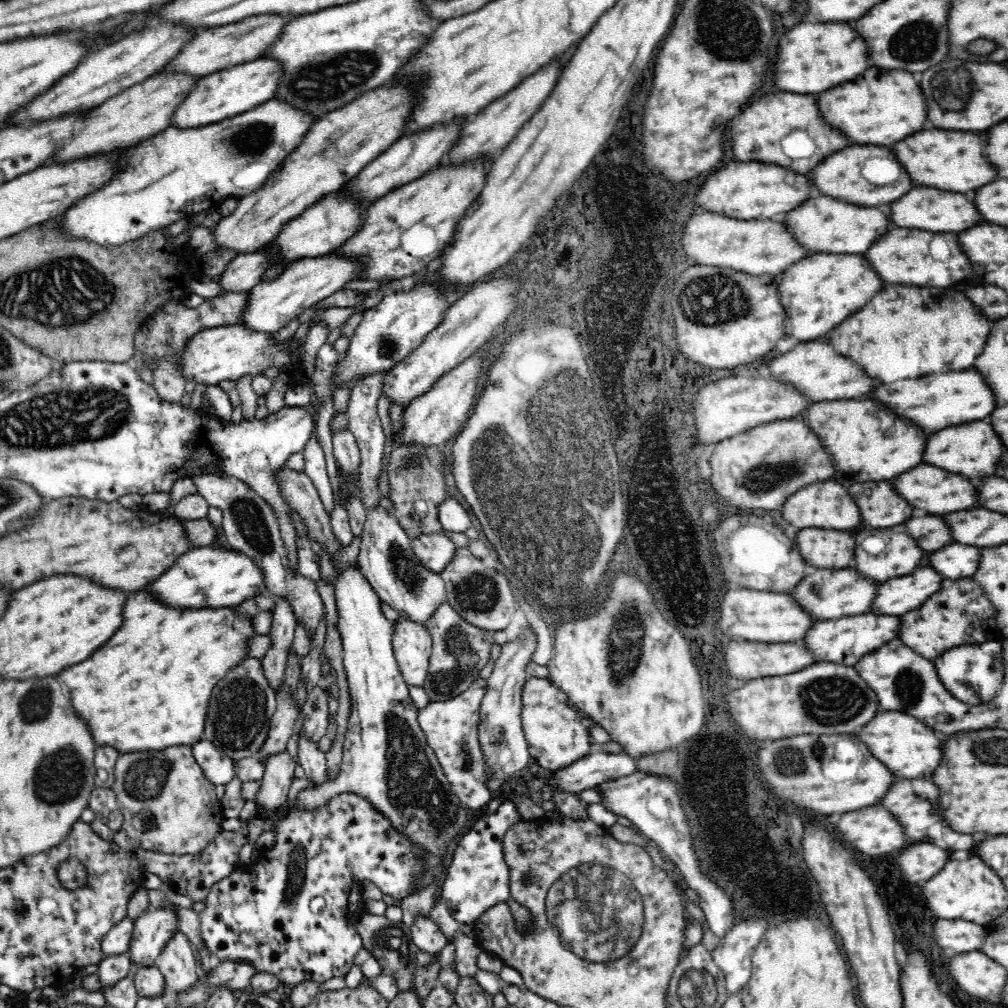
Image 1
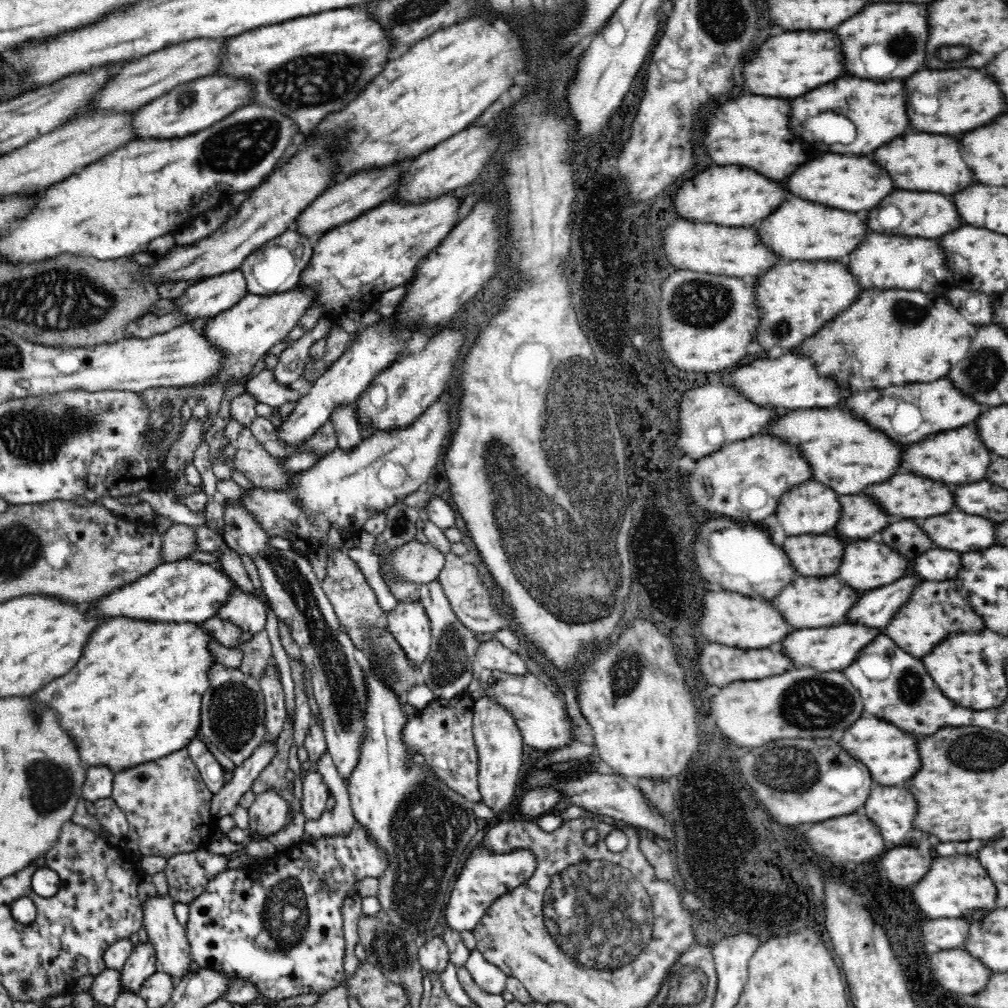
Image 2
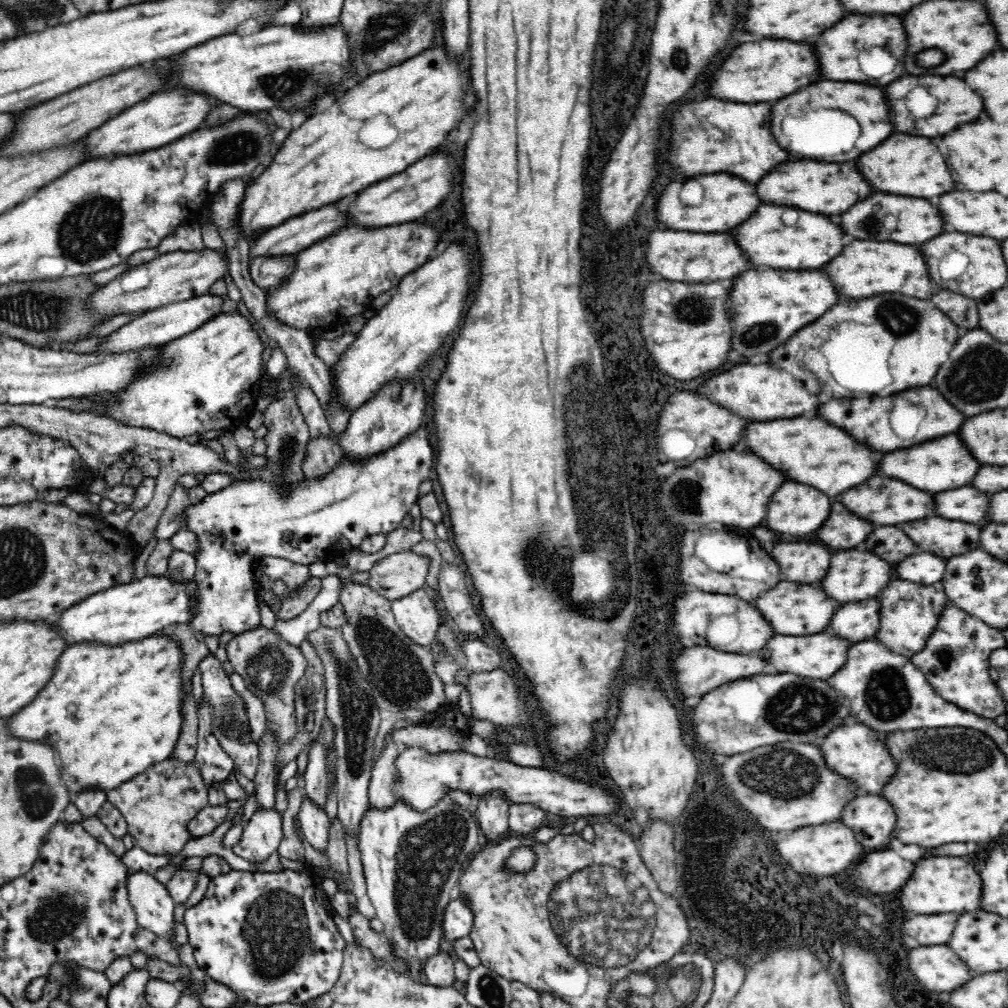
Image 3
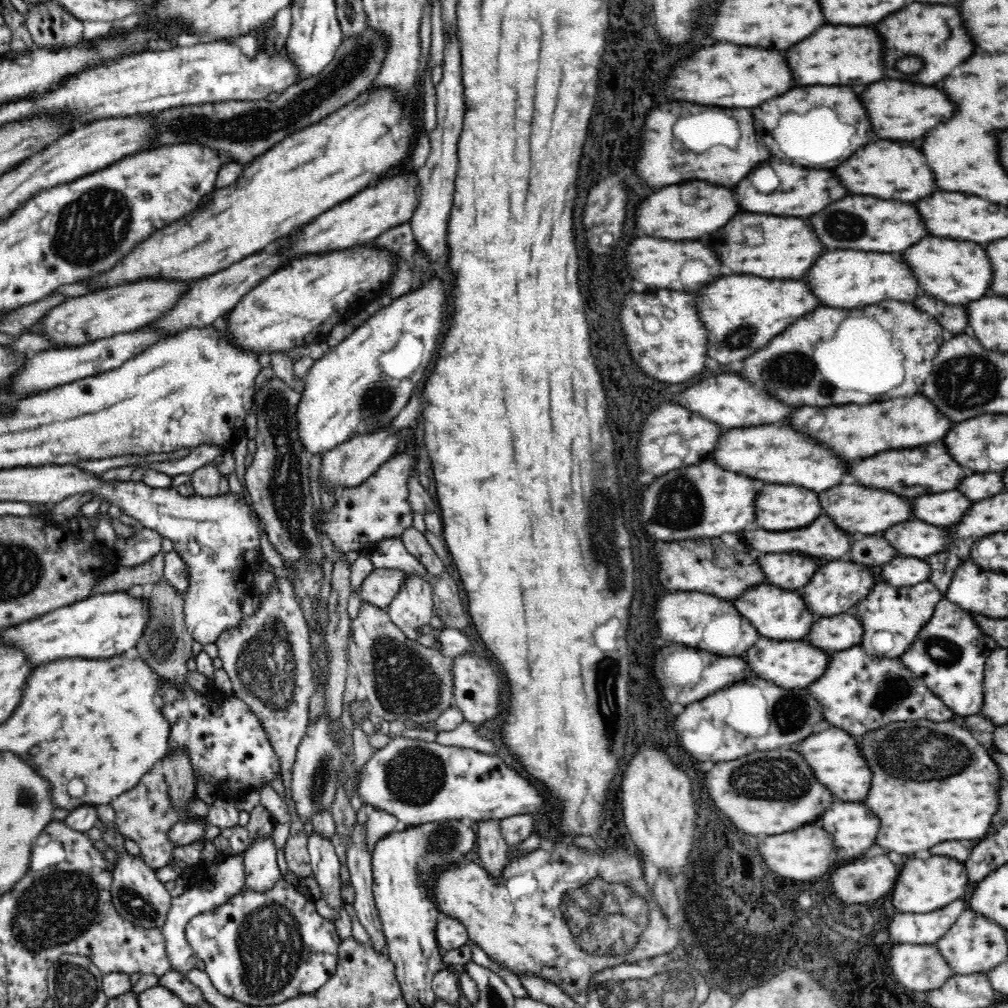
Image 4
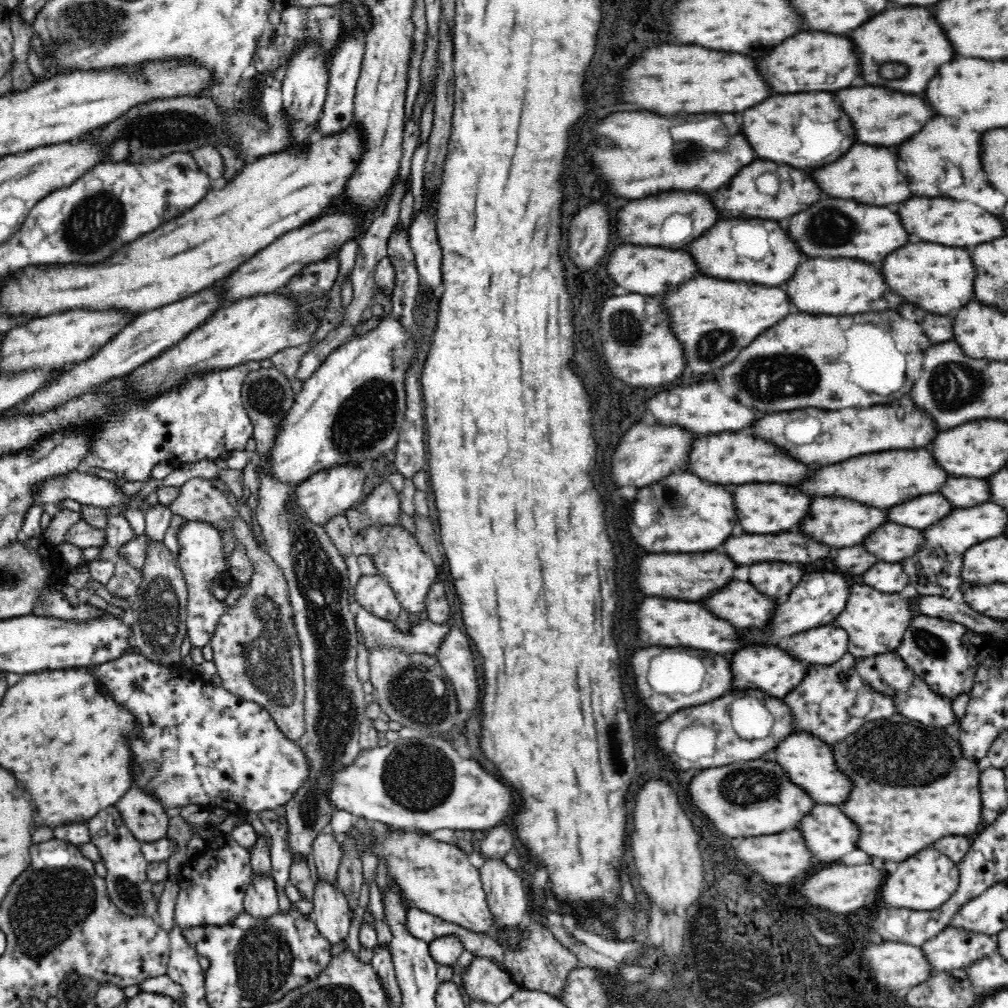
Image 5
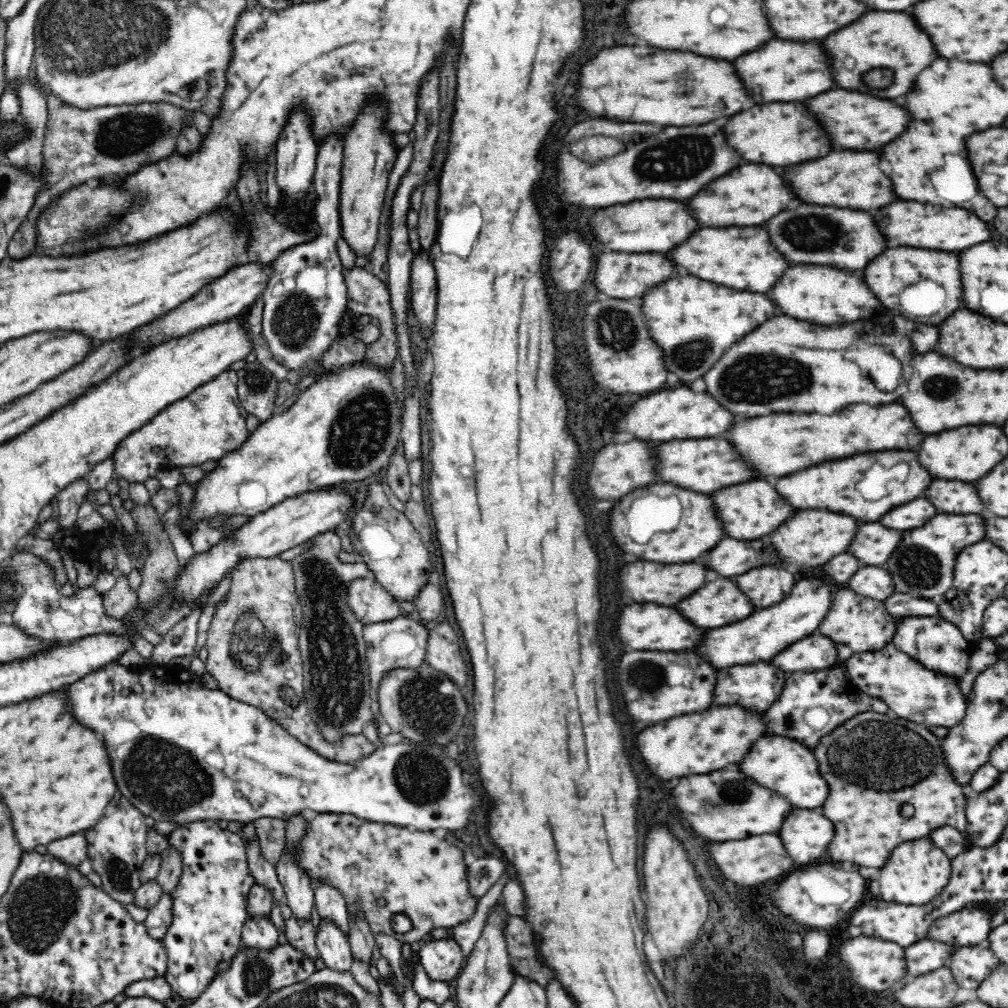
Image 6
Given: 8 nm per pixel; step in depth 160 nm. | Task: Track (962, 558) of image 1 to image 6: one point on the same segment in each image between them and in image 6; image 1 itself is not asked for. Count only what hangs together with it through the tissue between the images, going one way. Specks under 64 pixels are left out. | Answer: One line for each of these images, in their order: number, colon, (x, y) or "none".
2: (935, 565)
3: (925, 568)
4: (902, 571)
5: (886, 577)
6: (873, 582)

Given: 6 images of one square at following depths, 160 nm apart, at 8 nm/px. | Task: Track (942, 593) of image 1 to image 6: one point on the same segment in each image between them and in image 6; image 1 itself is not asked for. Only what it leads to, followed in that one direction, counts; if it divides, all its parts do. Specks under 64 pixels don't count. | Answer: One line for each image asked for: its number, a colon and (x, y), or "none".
2: (935, 610)
3: (909, 612)
4: (899, 613)
5: (875, 622)
6: (855, 624)

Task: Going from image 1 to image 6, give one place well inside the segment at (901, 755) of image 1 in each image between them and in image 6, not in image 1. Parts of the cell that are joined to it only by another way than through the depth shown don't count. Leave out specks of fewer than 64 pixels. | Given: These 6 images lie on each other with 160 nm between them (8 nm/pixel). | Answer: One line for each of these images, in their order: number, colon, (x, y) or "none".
2: (890, 754)
3: (853, 751)
4: (833, 755)
5: (808, 761)
6: (785, 766)

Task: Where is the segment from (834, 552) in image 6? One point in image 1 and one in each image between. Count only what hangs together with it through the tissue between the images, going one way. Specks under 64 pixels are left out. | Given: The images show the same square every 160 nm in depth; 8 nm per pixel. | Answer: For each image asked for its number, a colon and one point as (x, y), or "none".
1: (938, 492)
2: (905, 495)
3: (880, 500)
4: (854, 509)
5: (838, 523)

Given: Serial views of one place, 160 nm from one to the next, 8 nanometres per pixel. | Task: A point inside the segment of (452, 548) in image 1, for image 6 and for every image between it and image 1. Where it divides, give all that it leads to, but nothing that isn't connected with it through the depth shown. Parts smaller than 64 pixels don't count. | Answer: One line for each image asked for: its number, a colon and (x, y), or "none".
2: (415, 562)
3: (399, 575)
4: (381, 586)
5: (373, 593)
6: (369, 601)

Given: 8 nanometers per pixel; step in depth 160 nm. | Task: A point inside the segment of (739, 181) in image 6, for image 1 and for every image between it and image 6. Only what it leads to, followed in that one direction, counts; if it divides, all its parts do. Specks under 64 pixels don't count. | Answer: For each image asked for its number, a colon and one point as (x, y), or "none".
1: (840, 177)
2: (834, 180)
3: (814, 186)
4: (803, 191)
5: (740, 197)

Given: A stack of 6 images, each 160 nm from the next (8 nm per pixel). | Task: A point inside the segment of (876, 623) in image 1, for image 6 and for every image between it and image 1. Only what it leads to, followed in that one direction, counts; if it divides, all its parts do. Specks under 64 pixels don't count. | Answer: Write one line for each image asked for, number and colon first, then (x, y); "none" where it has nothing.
2: (825, 649)
3: (817, 657)
4: (790, 665)
5: (772, 670)
6: (754, 687)

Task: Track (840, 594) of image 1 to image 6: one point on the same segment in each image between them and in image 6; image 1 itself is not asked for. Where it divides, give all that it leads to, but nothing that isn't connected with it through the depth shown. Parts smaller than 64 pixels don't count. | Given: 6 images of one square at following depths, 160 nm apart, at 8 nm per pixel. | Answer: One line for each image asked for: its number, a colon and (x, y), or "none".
2: (806, 602)
3: (793, 609)
4: (781, 614)
5: (740, 603)
6: (719, 603)

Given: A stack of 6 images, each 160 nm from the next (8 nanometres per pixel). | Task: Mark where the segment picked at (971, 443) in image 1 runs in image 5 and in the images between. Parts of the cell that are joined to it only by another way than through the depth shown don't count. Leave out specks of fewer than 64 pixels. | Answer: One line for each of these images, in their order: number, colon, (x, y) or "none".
2: (956, 457)
3: (943, 464)
4: (929, 469)
5: (882, 479)

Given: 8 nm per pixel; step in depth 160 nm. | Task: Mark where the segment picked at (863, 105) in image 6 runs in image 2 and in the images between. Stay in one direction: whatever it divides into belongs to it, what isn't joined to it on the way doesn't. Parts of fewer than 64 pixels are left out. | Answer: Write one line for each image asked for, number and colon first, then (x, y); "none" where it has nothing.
2: (968, 99)
3: (957, 104)
4: (898, 111)
5: (879, 116)

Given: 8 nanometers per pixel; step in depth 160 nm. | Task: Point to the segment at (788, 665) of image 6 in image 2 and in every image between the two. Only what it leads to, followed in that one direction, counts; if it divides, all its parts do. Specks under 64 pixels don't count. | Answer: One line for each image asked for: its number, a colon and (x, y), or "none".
2: (874, 609)
3: (854, 622)
4: (832, 634)
5: (825, 645)

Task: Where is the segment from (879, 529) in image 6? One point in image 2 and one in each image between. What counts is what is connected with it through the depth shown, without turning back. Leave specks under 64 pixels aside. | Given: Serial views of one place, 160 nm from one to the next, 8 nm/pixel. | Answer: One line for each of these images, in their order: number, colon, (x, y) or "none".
2: (957, 531)
3: (946, 538)
4: (919, 540)
5: (892, 543)

